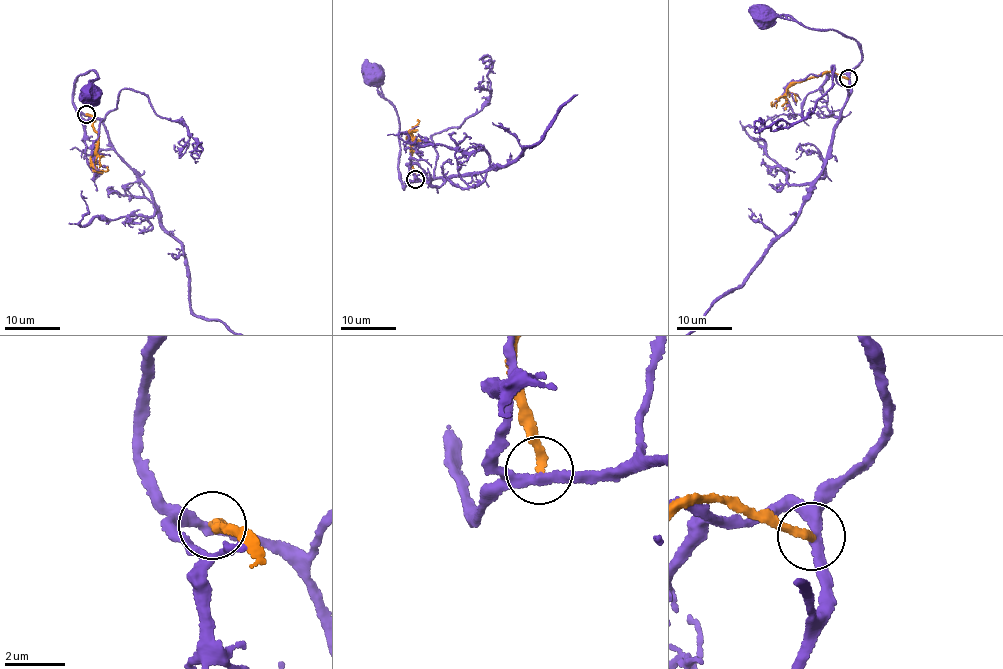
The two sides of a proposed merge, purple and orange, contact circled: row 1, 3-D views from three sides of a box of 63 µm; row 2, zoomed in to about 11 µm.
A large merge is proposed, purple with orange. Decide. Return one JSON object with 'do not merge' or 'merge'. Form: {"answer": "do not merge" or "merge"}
{"answer": "do not merge"}

